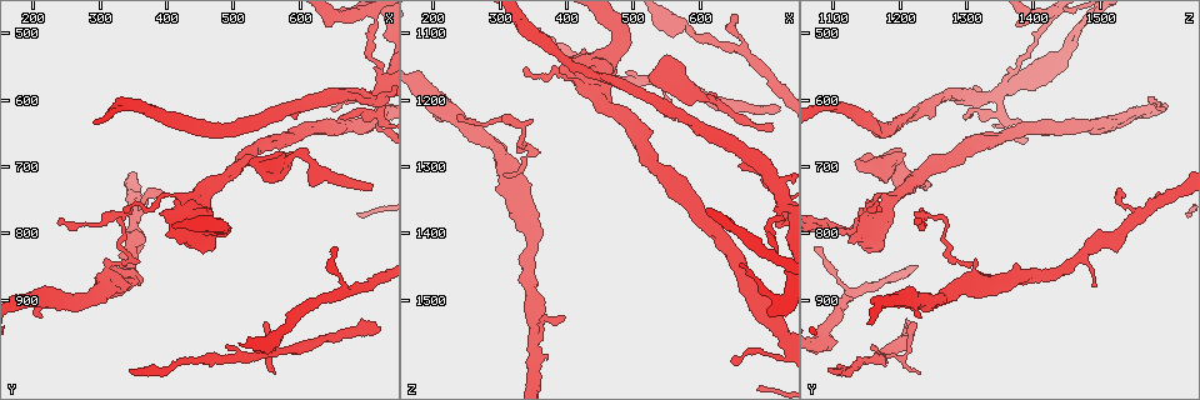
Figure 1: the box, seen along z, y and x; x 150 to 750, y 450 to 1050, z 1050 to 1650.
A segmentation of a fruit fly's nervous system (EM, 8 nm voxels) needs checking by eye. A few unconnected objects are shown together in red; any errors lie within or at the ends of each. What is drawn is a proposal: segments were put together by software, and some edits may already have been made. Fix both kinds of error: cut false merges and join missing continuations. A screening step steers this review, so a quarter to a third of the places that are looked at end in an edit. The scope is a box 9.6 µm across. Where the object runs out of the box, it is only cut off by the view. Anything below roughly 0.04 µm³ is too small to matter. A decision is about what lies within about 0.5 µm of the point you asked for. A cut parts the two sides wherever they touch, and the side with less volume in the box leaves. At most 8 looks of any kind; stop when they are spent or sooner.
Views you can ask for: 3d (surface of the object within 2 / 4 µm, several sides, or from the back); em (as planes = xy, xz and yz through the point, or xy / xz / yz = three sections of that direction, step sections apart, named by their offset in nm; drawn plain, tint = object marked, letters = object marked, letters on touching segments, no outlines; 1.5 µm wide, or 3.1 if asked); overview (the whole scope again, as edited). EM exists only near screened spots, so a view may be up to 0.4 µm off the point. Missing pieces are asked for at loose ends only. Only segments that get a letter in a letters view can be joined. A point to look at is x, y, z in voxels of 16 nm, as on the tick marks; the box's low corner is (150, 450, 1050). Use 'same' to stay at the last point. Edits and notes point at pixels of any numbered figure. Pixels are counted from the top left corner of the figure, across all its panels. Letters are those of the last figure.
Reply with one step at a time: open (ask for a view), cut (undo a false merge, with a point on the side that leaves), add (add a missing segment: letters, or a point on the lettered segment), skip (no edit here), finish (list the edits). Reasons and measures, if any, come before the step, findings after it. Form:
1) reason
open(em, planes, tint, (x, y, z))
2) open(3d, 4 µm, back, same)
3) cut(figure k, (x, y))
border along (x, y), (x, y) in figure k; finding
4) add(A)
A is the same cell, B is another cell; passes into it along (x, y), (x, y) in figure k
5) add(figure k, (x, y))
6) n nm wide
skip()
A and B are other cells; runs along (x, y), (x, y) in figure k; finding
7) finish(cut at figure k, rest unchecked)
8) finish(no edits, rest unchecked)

thin end
open(3d, 4 µm, (490, 975, 1155))

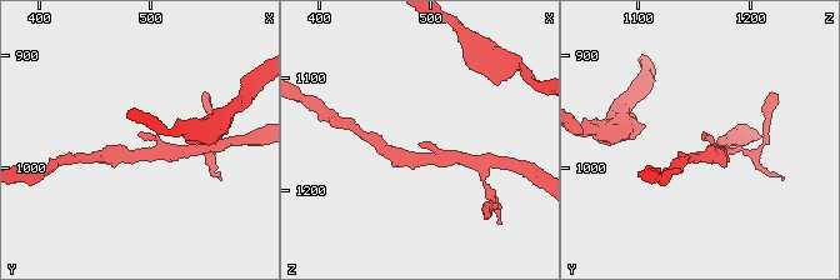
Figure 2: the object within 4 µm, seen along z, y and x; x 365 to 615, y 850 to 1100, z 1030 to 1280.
open(em, xy, step 4, letters, (490, 970, 1156))

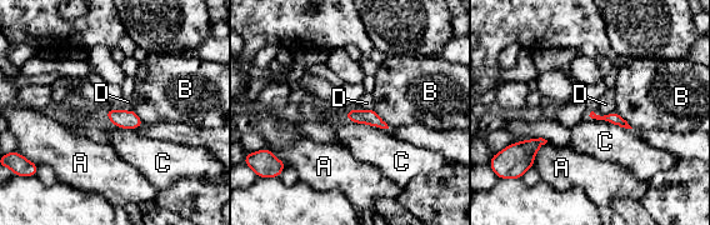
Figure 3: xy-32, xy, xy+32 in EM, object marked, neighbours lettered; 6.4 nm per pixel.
skip()
A, B, C and D are other cells; border along (345, 118), (388, 129) in figure 3; no lettered segment goes on from it

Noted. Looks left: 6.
open(3d, 2 µm, (350, 1010, 1100))

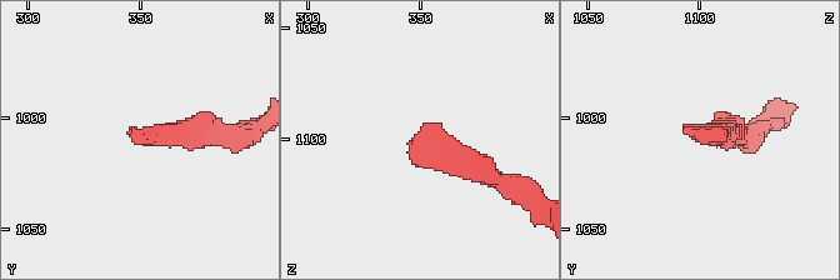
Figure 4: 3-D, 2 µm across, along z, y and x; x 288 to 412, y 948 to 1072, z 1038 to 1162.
now the EM
open(em, planes, letters, (346, 1010, 1099))

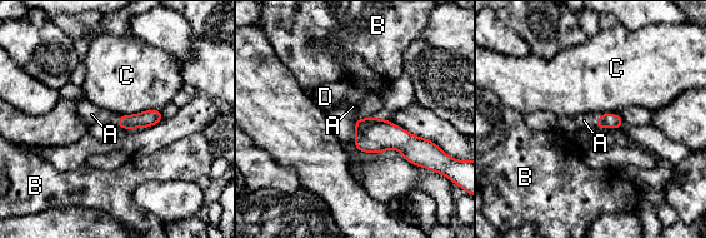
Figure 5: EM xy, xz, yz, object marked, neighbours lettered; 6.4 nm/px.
add(figure 5, (584, 120))
A is the same cell, B, C and D are other cells; passes into it along (605, 120), (596, 120), (584, 120) in figure 5; it goes on there

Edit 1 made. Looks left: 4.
open(overview)

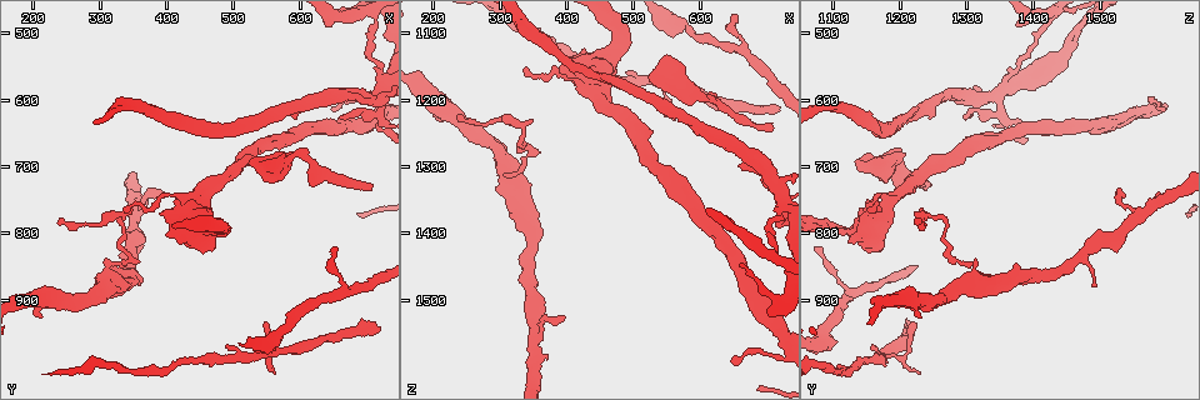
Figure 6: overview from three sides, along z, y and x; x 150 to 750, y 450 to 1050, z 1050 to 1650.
tapers out
open(em, planes, letters, (710, 735, 1235))

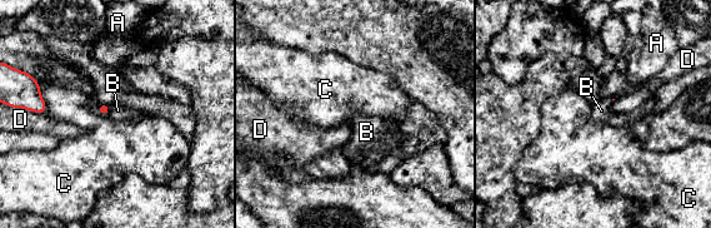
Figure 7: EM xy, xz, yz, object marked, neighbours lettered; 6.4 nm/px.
add(figure 7, (118, 110))
B is the same cell, A, C and D are other cells; passes into it along (104, 109), (109, 109), (118, 110) in figure 7; it goes on there

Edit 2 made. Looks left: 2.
finish(add at figure 5, add at figure 7, rest unchecked)

